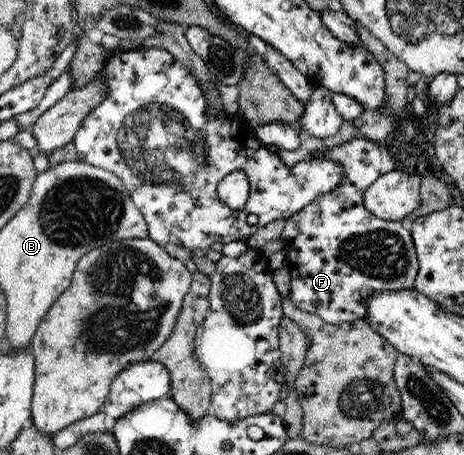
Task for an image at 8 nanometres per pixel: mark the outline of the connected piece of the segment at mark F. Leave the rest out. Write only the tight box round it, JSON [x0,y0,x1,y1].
[282,139,419,324]

